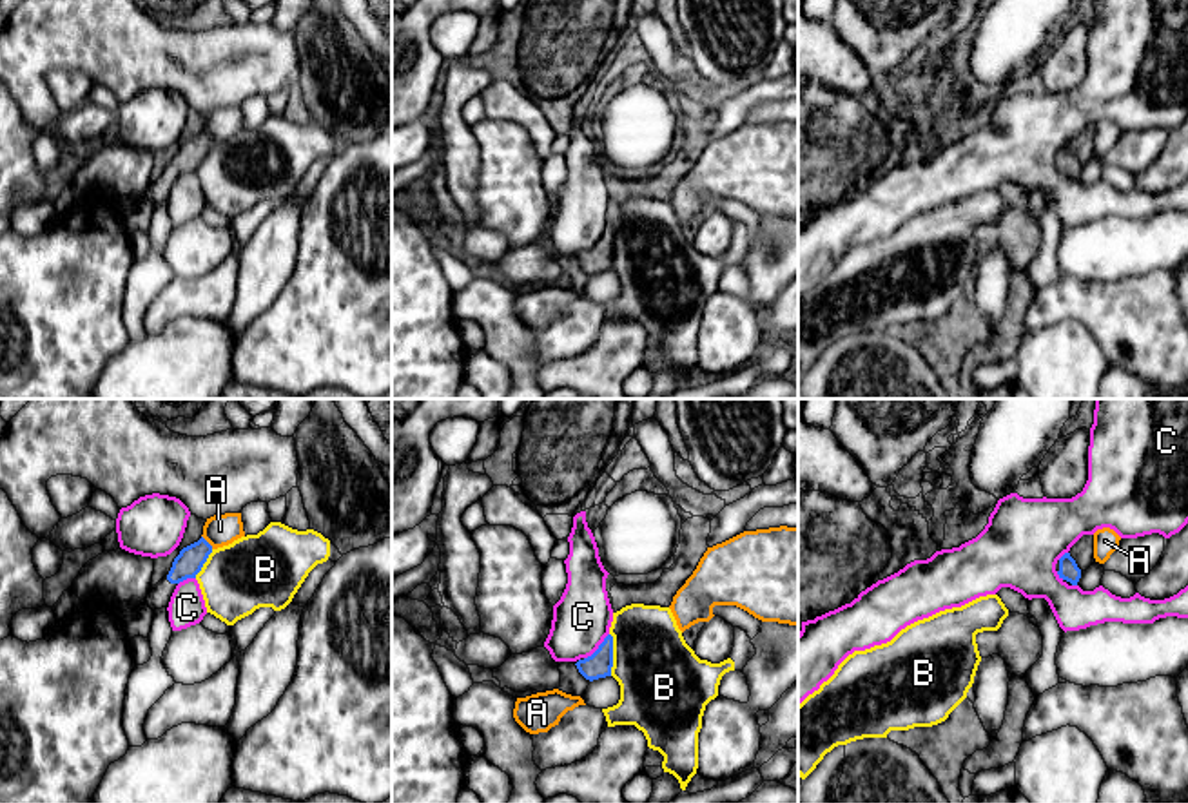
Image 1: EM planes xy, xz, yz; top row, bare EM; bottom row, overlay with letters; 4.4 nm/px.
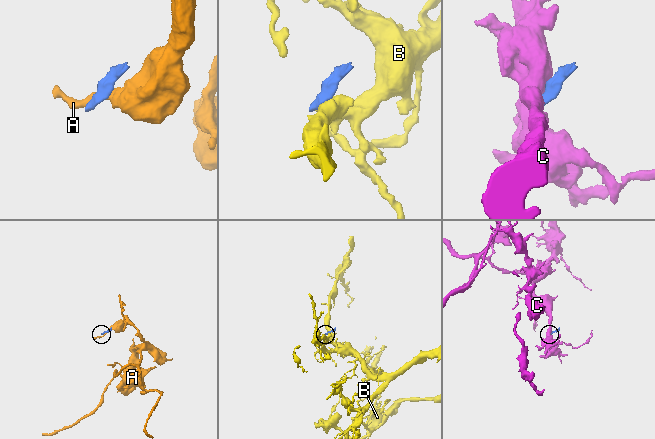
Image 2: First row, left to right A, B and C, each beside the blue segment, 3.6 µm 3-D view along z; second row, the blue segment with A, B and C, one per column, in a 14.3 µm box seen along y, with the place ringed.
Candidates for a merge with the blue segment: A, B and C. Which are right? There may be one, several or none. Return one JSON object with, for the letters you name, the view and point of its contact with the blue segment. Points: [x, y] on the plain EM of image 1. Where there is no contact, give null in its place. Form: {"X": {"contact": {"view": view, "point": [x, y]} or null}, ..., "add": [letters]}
{"add": []}

